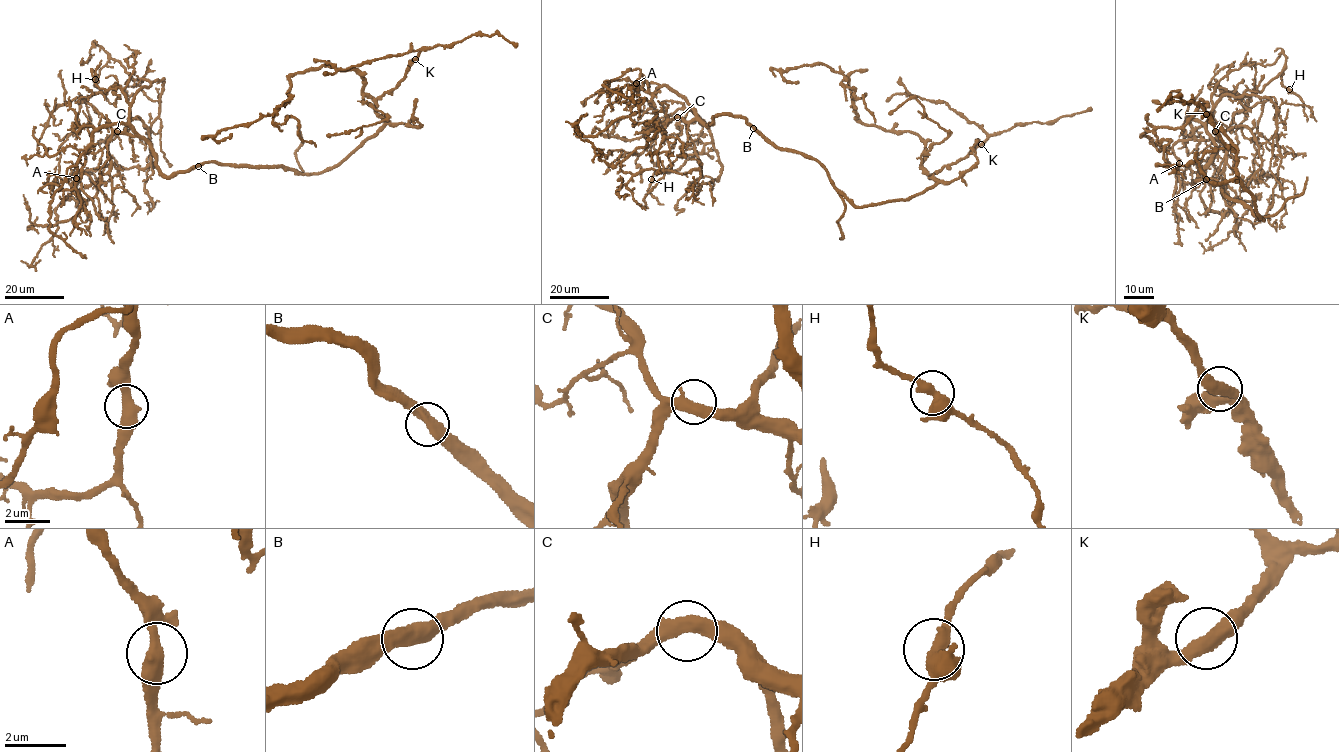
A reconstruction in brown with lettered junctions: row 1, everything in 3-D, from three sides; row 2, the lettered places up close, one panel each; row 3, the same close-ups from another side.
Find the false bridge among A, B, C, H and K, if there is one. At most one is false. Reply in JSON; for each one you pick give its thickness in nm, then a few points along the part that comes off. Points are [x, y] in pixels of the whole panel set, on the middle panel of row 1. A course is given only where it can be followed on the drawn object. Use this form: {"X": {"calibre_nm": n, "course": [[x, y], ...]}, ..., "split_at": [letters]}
{"split_at": []}

